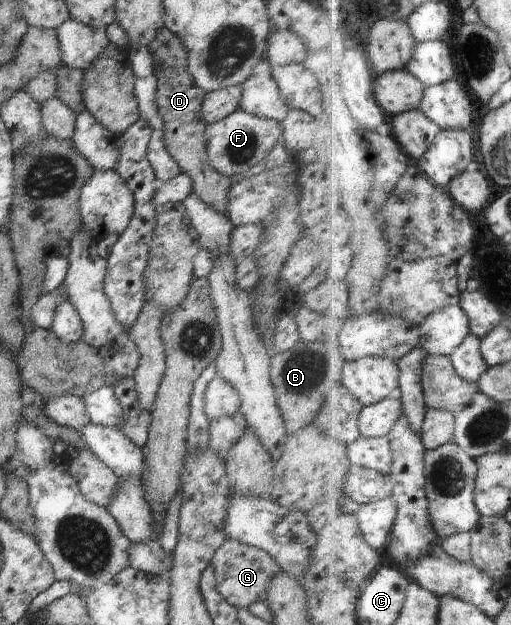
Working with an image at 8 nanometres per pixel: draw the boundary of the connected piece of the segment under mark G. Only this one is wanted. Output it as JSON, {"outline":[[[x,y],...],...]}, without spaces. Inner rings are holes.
{"outline":[[[231,539],[215,551],[210,565],[214,569],[219,595],[238,609],[248,609],[251,603],[266,599],[271,579],[281,573],[278,563],[266,551]]]}

